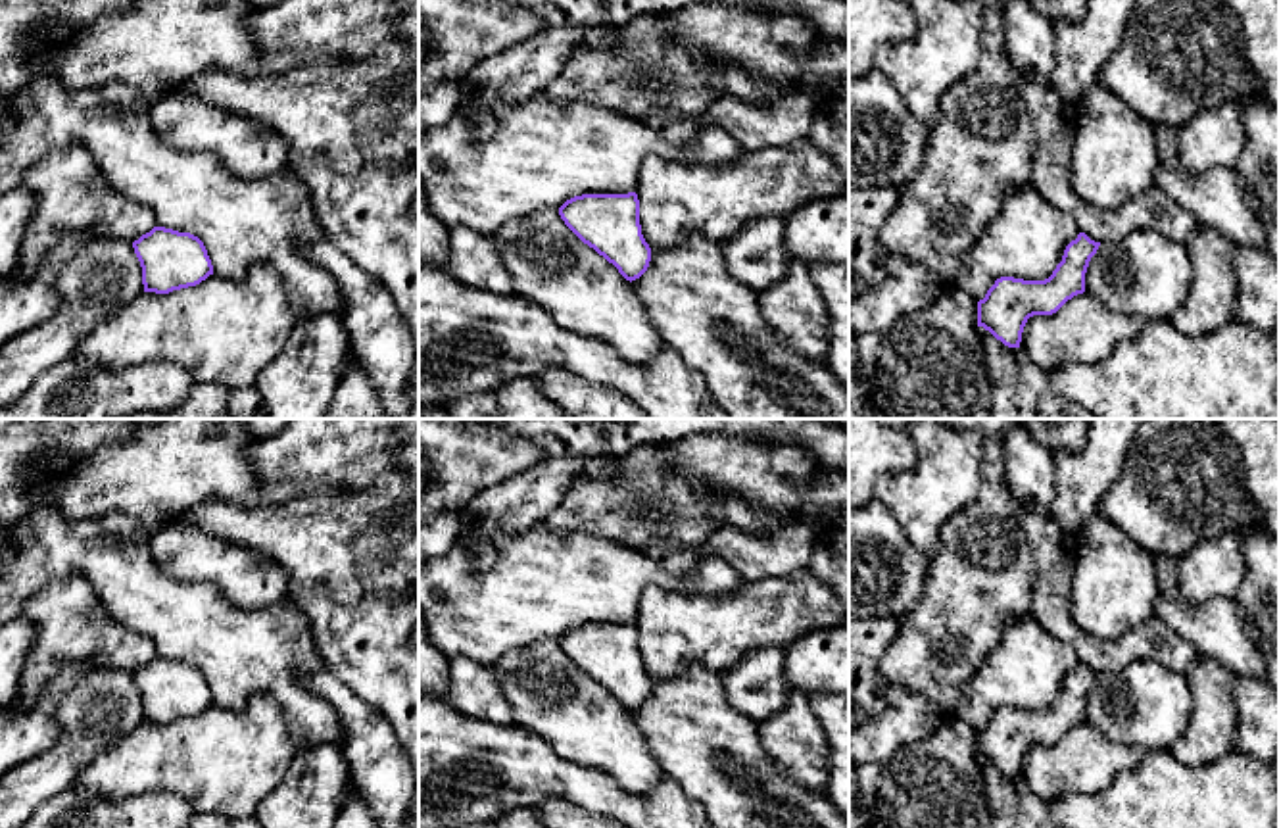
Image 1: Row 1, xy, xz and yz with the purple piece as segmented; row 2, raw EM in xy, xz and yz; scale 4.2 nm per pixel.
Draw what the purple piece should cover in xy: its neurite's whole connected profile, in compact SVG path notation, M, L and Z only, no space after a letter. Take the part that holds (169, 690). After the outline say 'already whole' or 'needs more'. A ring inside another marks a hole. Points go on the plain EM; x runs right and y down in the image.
M154 657L133 678L142 697L144 722L169 724L213 705L204 672L190 663Z; already whole

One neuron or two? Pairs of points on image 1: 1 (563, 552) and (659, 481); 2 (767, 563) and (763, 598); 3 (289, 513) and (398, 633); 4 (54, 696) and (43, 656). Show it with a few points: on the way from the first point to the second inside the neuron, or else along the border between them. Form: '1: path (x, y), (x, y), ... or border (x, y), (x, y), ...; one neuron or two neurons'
1: border (544, 521), (552, 529), (594, 533), (630, 550); two neurons
2: border (805, 567), (782, 577), (748, 583); two neurons
3: path (317, 542), (363, 588), (369, 604); one neuron
4: border (93, 663), (70, 661), (31, 704), (22, 702); two neurons

